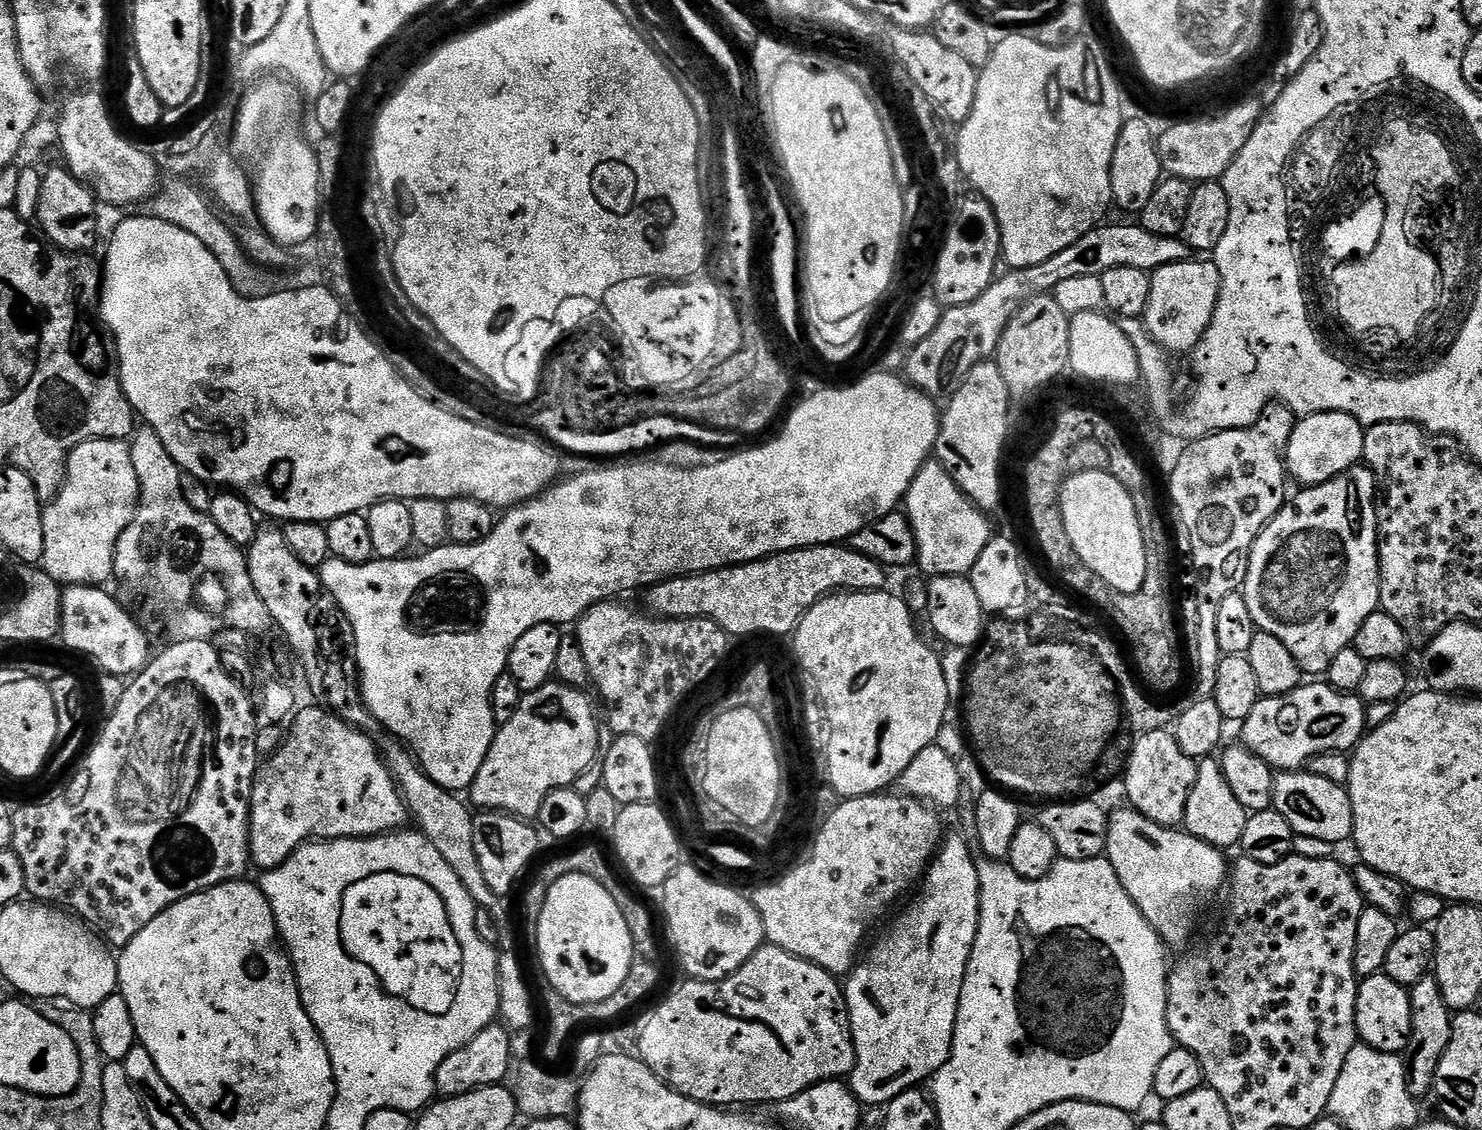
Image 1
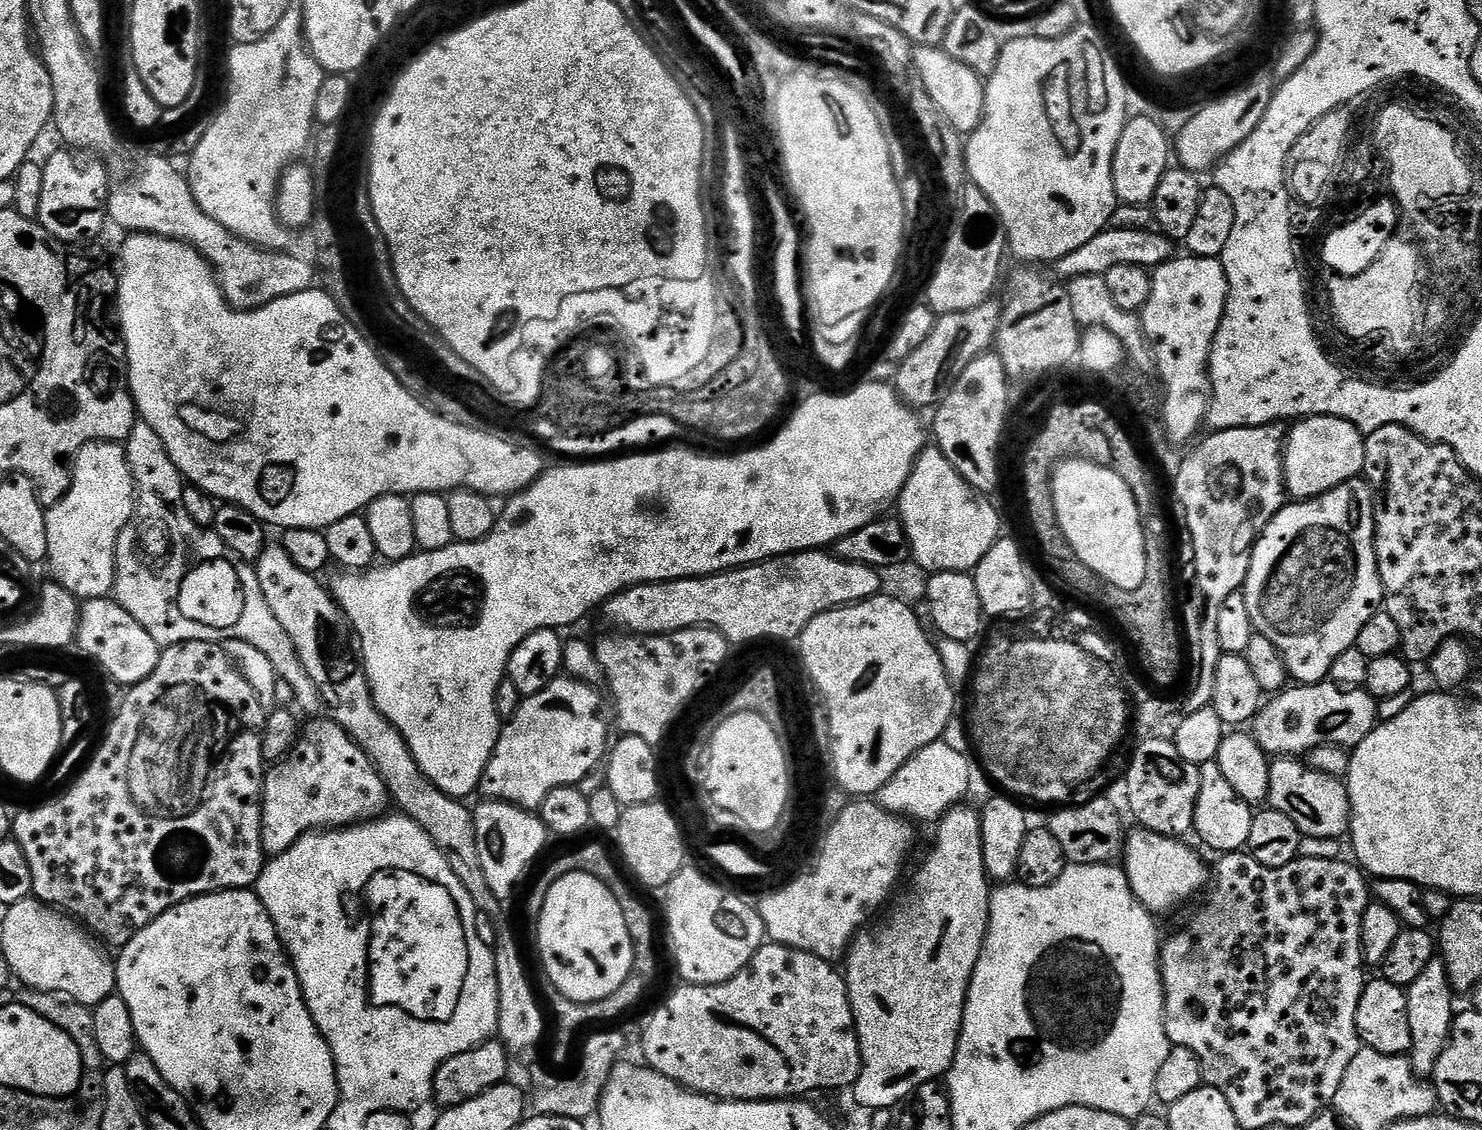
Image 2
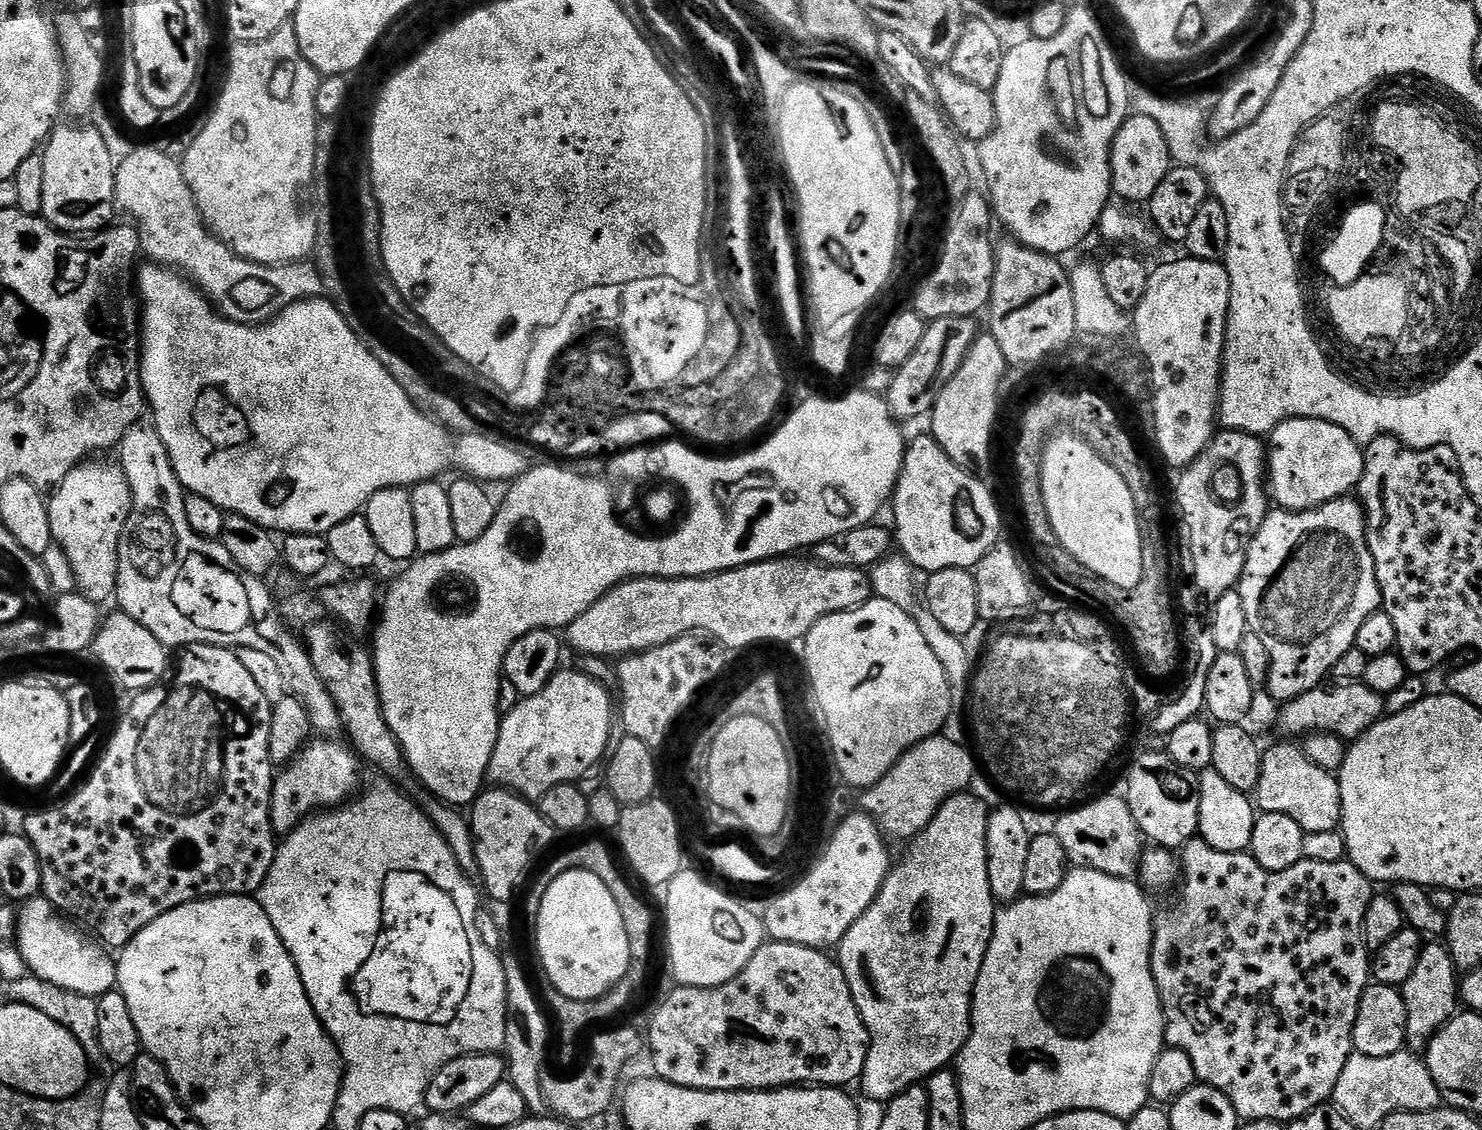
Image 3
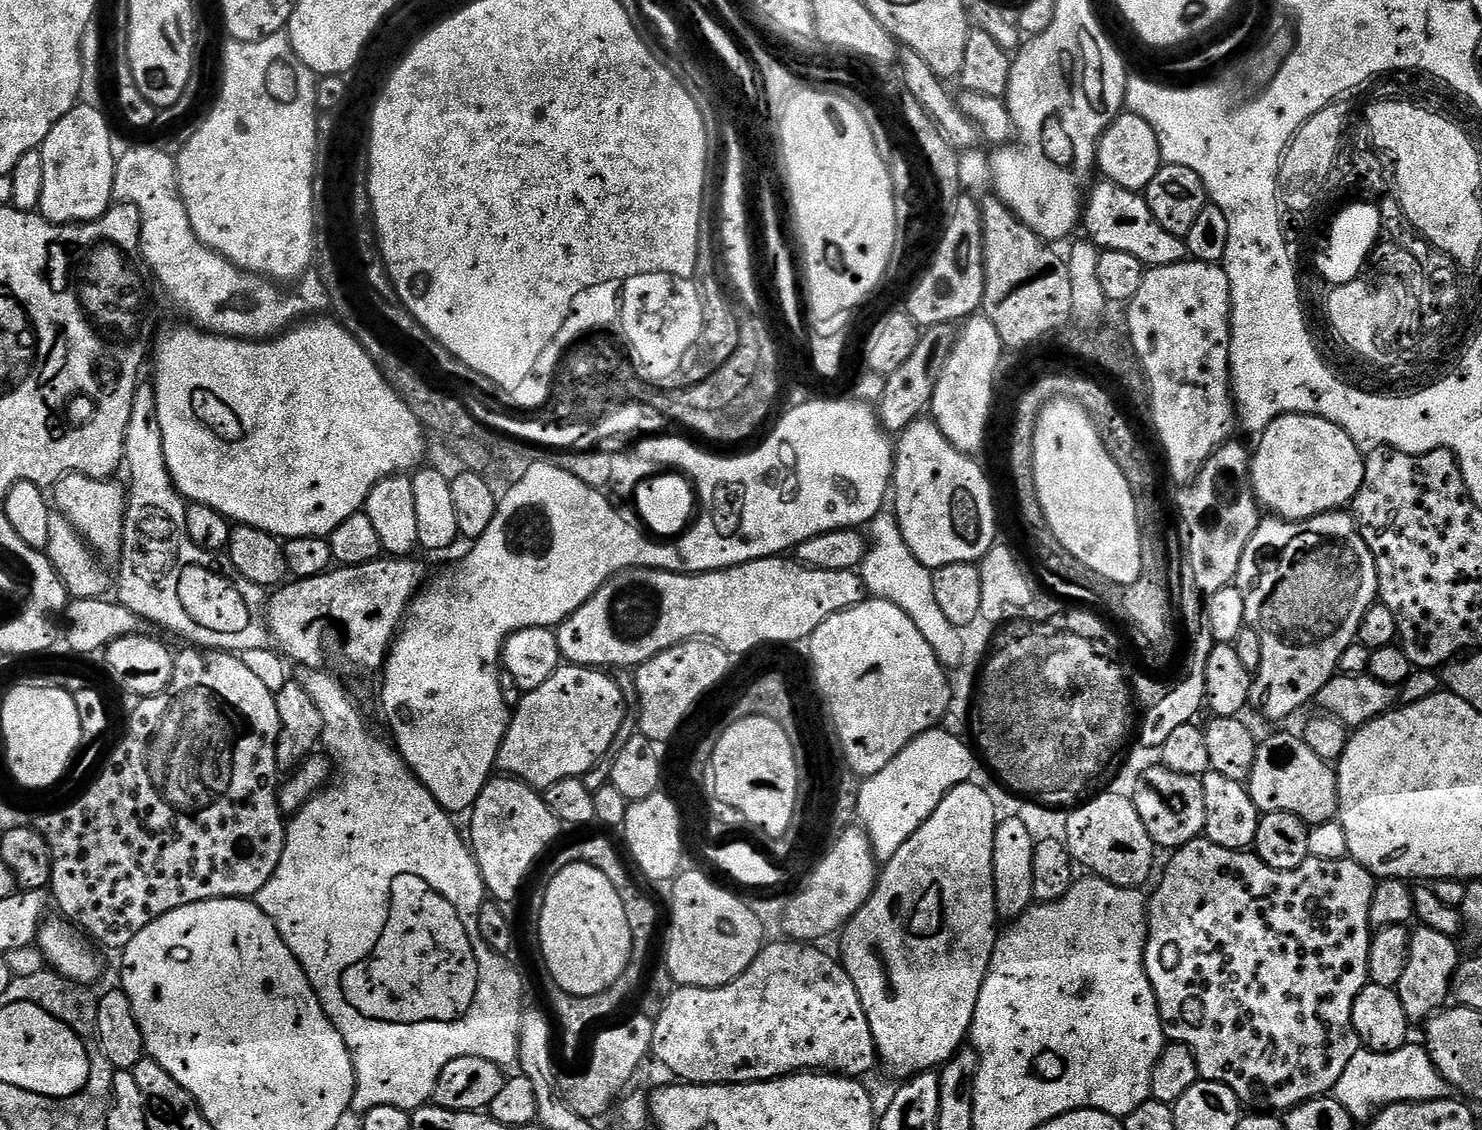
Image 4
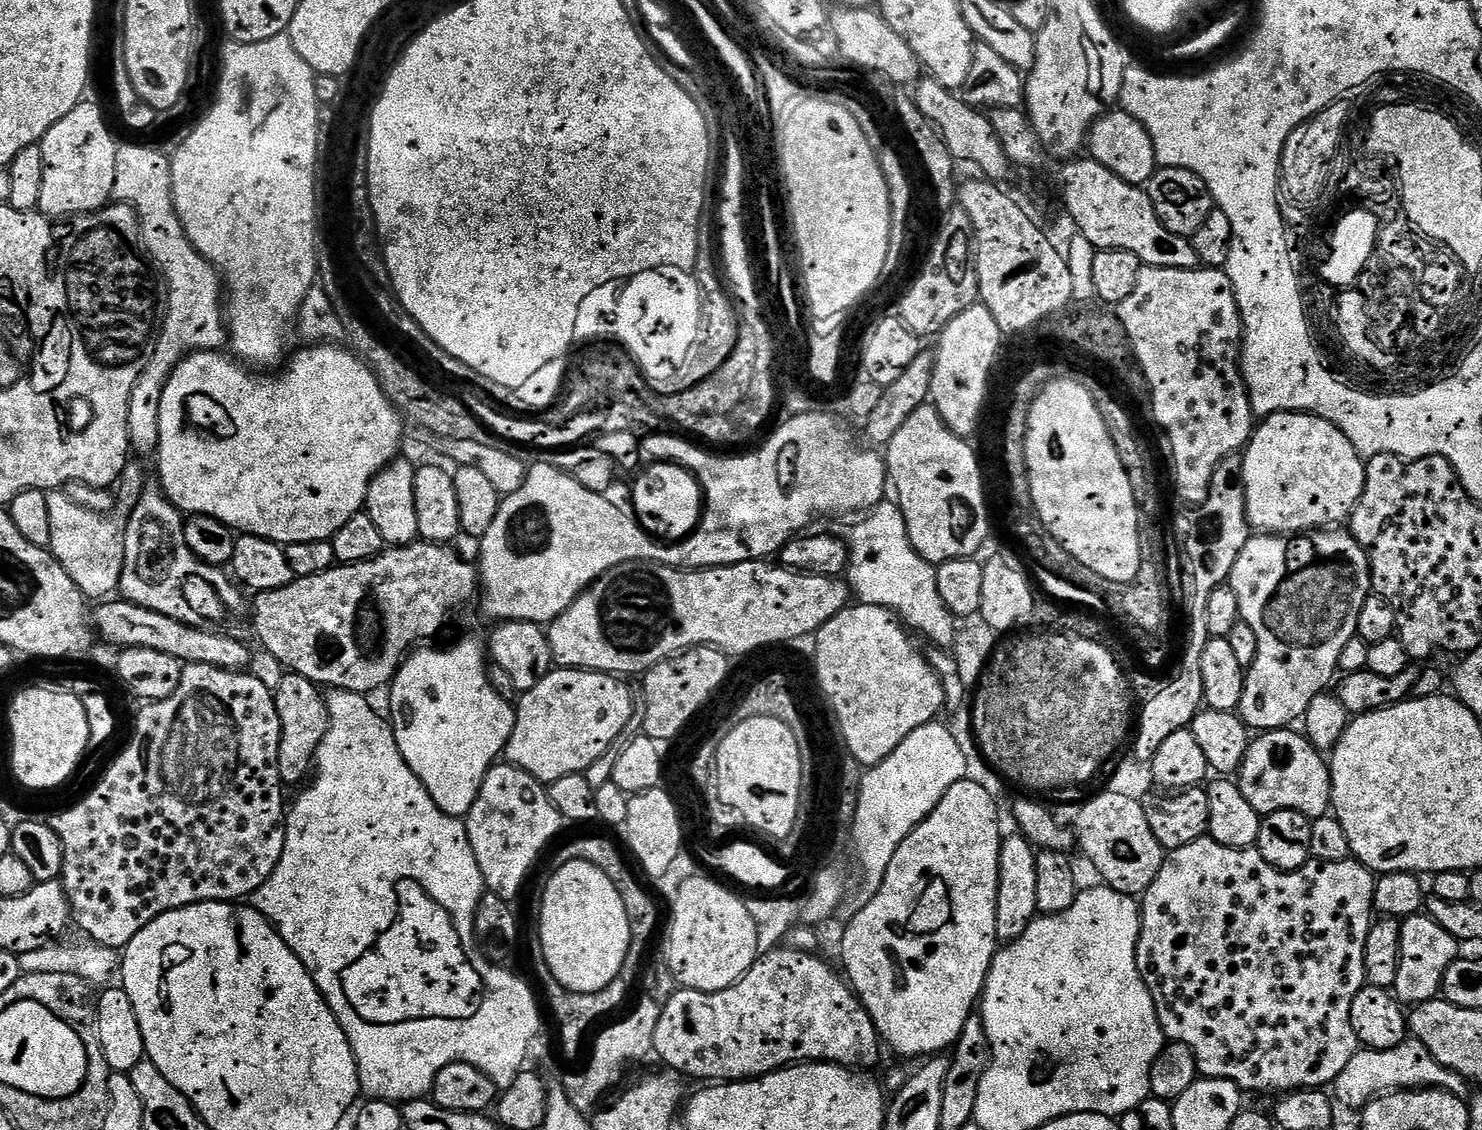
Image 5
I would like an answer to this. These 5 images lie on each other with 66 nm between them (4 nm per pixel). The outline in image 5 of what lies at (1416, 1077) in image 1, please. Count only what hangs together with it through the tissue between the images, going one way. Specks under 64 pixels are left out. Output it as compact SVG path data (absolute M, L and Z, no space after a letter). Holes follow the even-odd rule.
M1428 915L1410 916L1400 926L1400 961L1394 995L1401 1005L1415 1006L1437 999L1441 995L1446 970L1461 955L1461 941L1456 940Z

